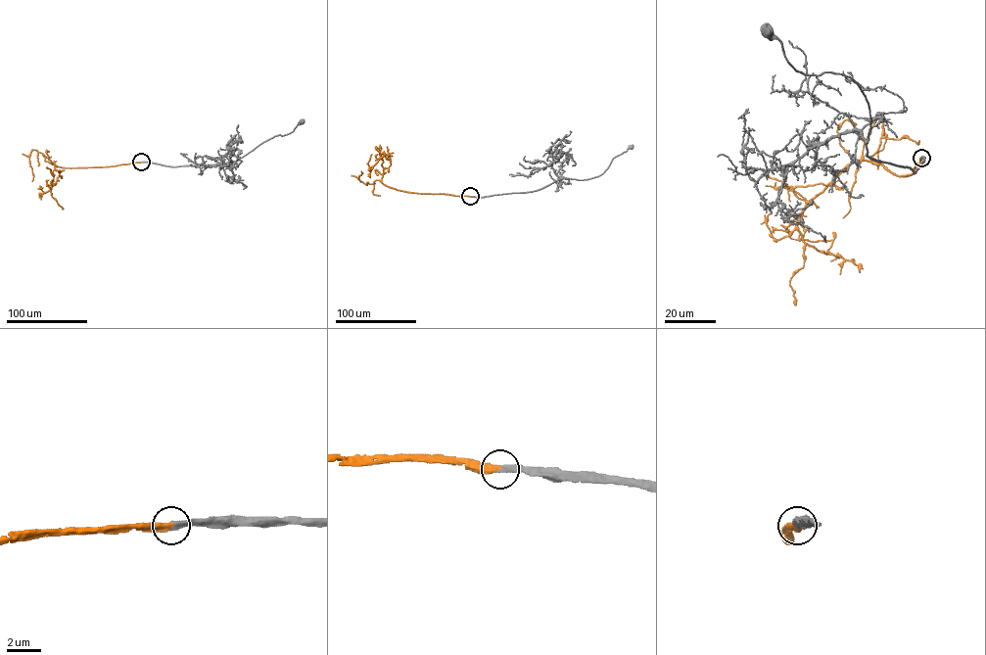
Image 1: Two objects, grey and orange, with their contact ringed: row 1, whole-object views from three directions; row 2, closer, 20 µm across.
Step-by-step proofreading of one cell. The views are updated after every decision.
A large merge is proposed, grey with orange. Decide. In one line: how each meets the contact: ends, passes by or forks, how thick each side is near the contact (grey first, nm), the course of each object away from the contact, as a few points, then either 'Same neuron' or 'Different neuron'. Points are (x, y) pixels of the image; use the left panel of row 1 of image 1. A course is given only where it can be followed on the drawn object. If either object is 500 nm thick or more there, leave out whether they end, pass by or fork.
At the ring grey ends. At the ring orange ends. Thickness 320 nm (grey) against 400 nm. Course of grey: (141, 162), (174, 166), (237, 161), (276, 135), (292, 131), (302, 121). Course of orange: (141, 162), (74, 167), (61, 167), (53, 163), (54, 174), (50, 189), (44, 192), (38, 188), (42, 187). Same neuron

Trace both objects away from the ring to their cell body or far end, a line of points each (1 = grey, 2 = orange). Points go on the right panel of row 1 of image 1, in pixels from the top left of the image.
1: (921, 158), (914, 172), (867, 155), (869, 107), (860, 87), (841, 74), (798, 71), (769, 31)
2: (921, 158), (905, 175), (854, 160), (798, 221), (802, 239), (825, 253), (831, 240), (789, 237)

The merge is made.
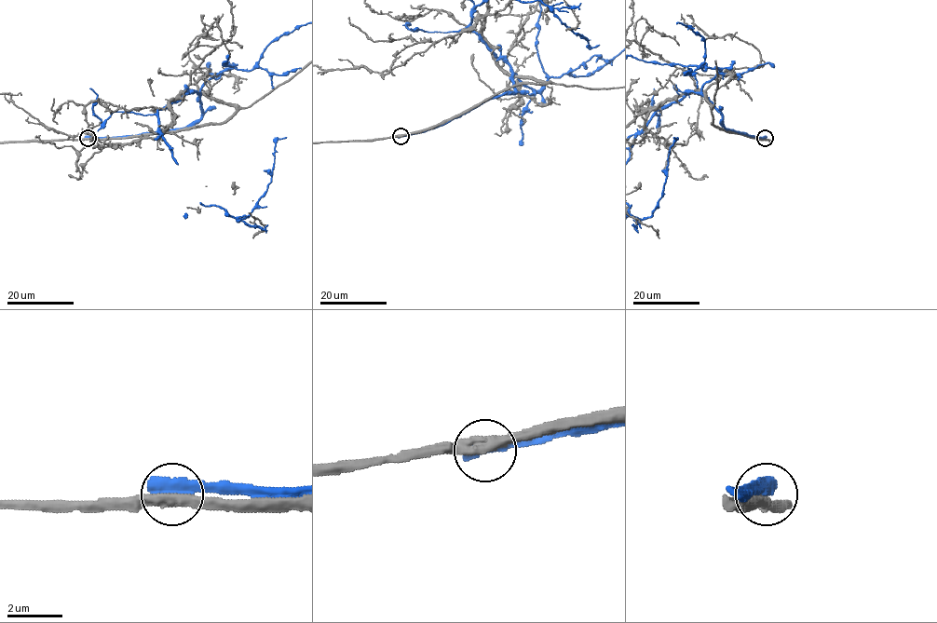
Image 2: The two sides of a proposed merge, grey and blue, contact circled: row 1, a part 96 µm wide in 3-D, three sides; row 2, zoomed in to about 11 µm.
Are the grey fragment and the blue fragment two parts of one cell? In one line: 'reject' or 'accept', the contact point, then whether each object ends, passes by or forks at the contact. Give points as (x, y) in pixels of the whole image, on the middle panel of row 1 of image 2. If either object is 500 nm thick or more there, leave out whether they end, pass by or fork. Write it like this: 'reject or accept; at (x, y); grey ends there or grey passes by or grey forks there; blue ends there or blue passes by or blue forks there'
reject; at (400, 136)

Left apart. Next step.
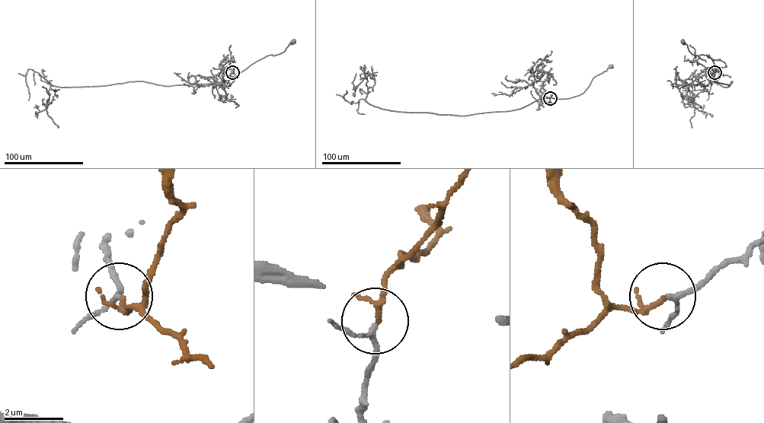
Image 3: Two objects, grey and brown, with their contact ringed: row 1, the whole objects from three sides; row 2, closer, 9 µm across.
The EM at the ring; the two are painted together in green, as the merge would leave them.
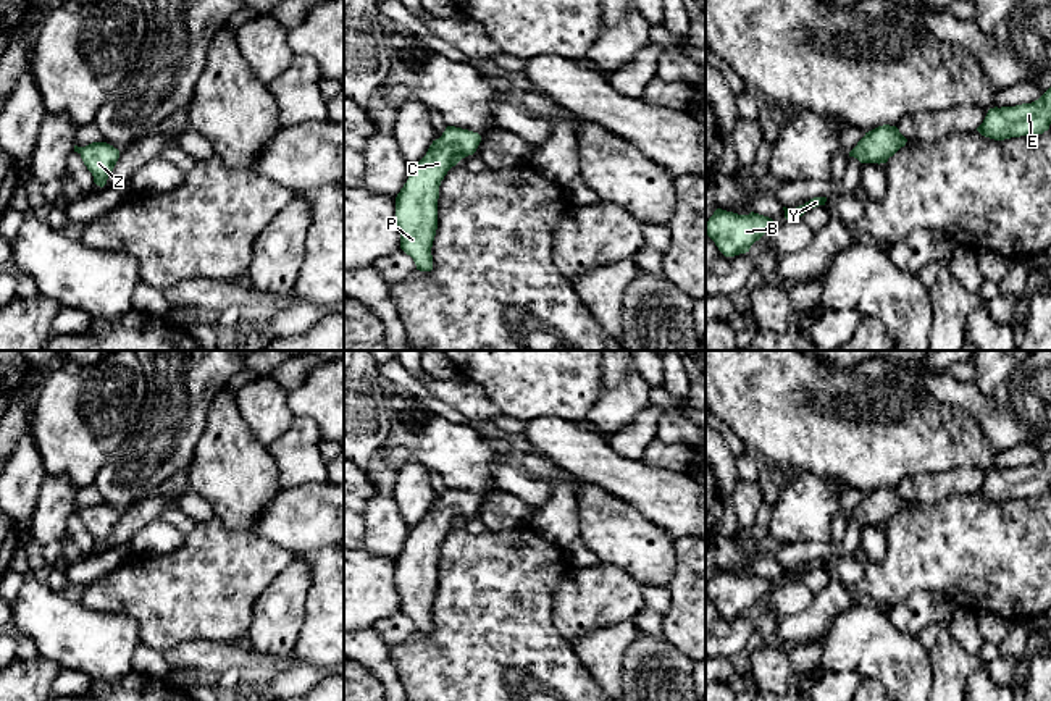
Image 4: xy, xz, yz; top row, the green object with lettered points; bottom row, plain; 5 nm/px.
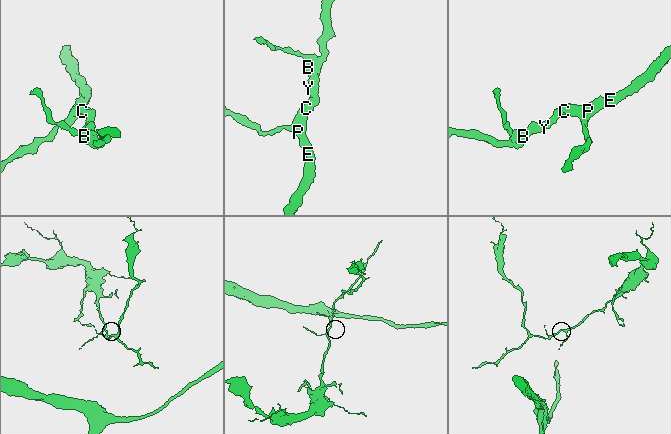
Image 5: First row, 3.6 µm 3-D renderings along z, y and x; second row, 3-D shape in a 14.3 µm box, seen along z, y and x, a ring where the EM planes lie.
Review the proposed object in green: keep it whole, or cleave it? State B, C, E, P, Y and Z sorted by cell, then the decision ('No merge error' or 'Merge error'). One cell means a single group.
Groups: B C E P Y Z. No merge error

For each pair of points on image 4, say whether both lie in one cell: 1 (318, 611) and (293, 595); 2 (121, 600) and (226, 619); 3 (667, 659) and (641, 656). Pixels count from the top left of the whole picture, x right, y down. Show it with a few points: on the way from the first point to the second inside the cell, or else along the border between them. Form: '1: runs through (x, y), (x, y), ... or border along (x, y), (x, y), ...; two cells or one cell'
1: border along (307, 564), (310, 588), (305, 621), (297, 640); two cells
2: runs through (147, 600), (200, 600); one cell
3: runs through (661, 659), (648, 659); one cell

